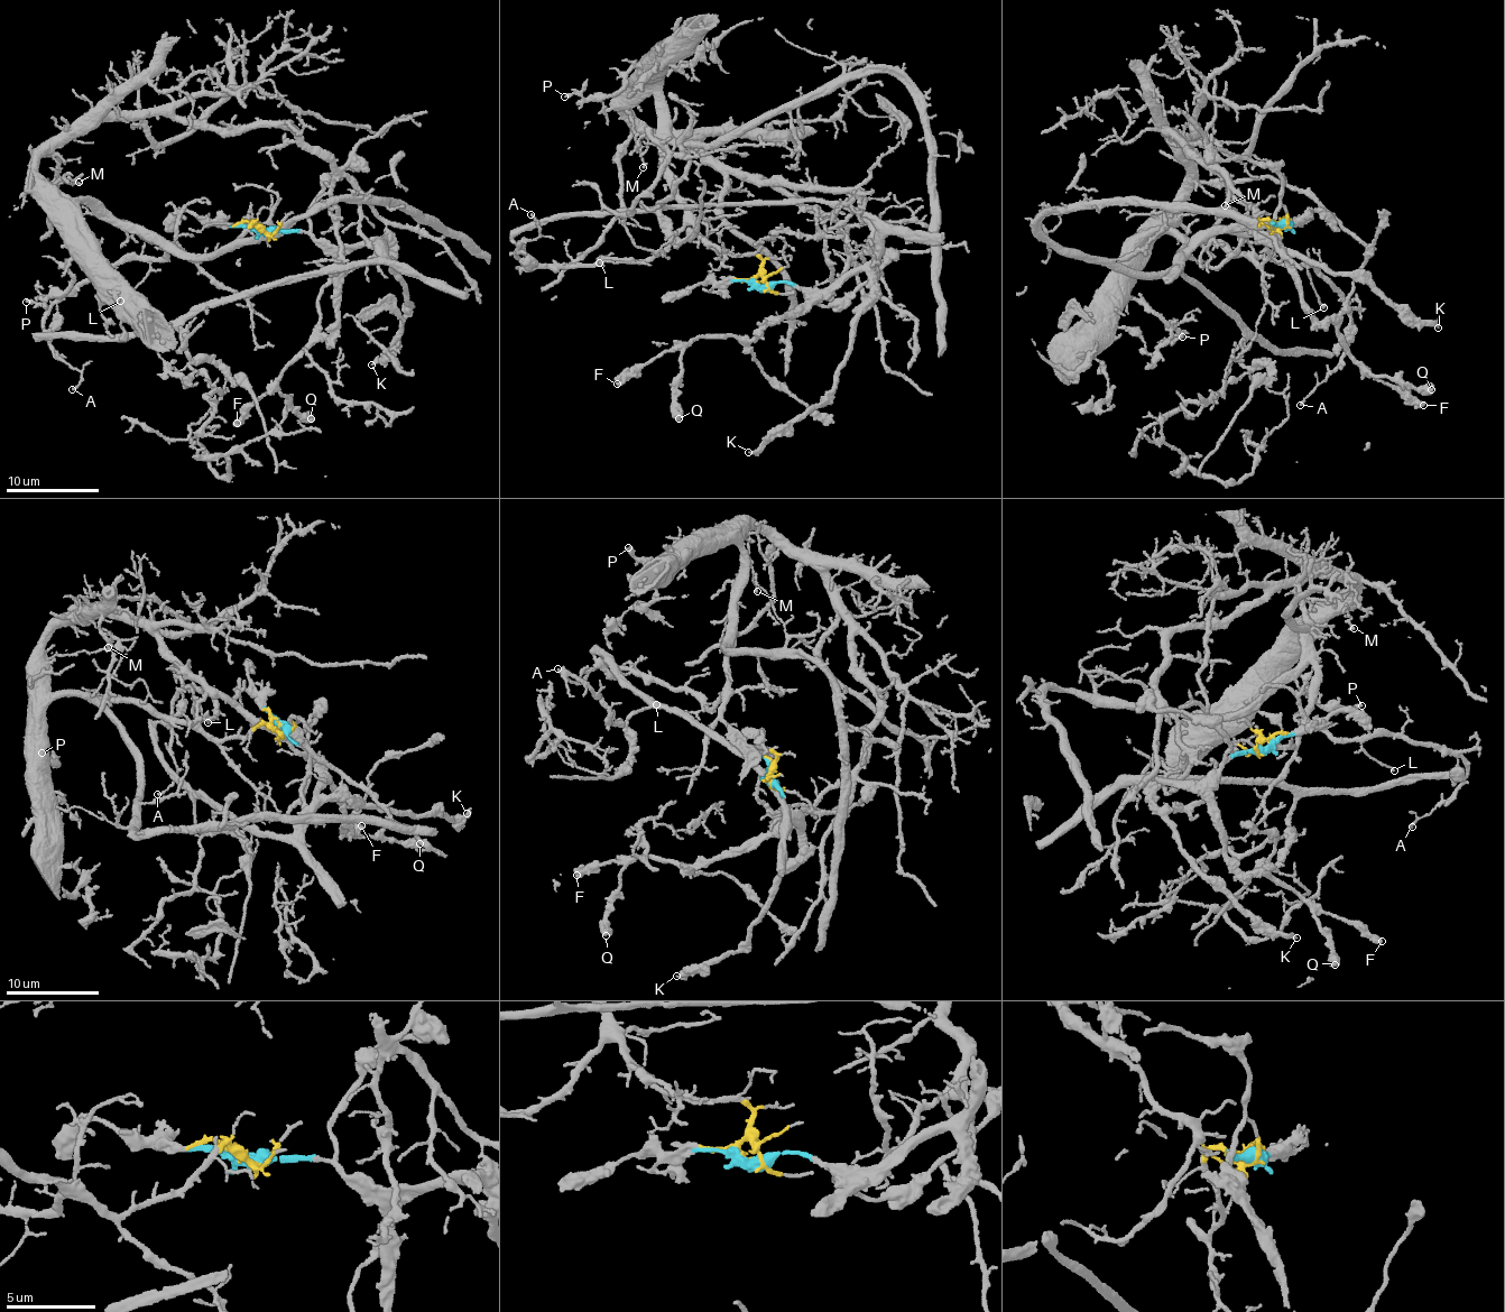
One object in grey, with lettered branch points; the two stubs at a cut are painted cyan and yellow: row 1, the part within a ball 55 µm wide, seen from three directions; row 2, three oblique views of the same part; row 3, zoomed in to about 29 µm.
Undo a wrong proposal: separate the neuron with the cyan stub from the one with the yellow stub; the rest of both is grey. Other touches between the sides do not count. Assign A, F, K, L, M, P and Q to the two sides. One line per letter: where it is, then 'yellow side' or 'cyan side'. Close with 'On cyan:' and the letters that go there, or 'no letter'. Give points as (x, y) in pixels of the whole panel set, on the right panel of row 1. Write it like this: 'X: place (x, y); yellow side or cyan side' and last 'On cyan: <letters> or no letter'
A: place (1300, 405); yellow side
F: place (1423, 405); cyan side
K: place (1438, 328); cyan side
L: place (1323, 307); yellow side
M: place (1225, 205); yellow side
P: place (1182, 336); yellow side
Q: place (1431, 389); cyan side
On cyan: F, K, Q

